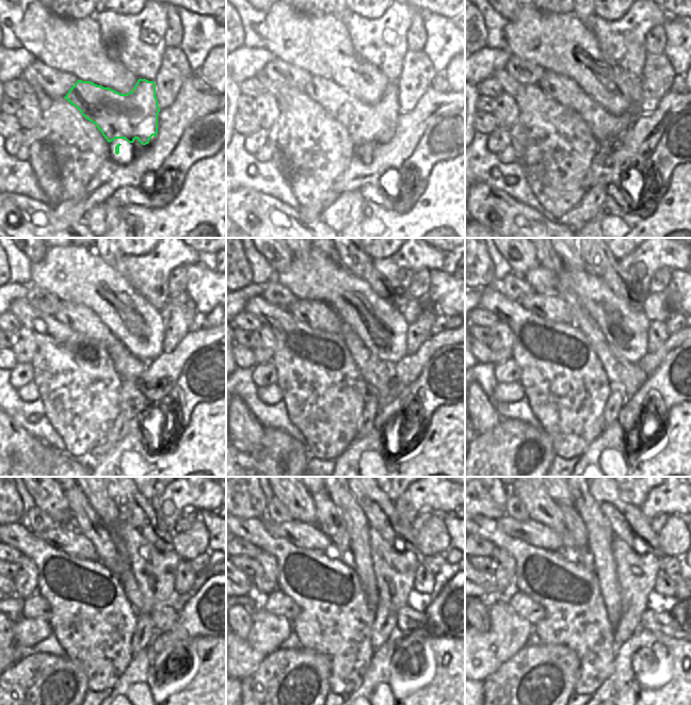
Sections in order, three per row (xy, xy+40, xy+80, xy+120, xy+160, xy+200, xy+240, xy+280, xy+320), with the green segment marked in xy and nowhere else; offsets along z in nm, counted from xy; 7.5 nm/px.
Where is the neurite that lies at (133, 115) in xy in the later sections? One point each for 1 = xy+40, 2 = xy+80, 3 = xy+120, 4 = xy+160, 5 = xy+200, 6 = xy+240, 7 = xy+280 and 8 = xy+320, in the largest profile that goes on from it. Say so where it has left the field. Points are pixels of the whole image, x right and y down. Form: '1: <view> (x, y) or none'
1: xy+40 (366, 123)
2: xy+80 (604, 126)
3: xy+120 (80, 318)
4: xy+160 (316, 314)
5: xy+200 (553, 308)
6: xy+240 (69, 540)
7: xy+280 (301, 534)
8: xy+320 (530, 531)

